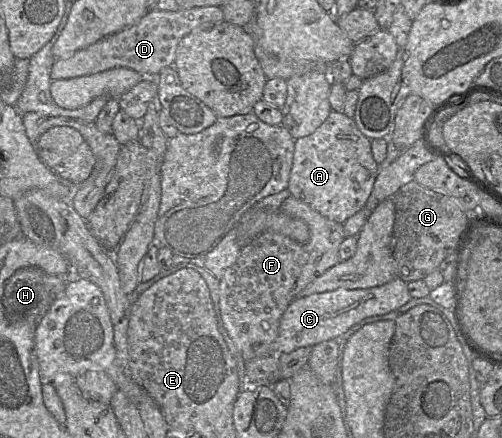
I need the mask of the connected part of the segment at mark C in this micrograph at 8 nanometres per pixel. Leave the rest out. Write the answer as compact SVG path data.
M399 277L372 288L338 288L333 291L297 297L289 304L281 317L274 352L278 355L290 353L298 348L313 347L320 342L339 338L363 319L397 310L410 299L407 283Z

